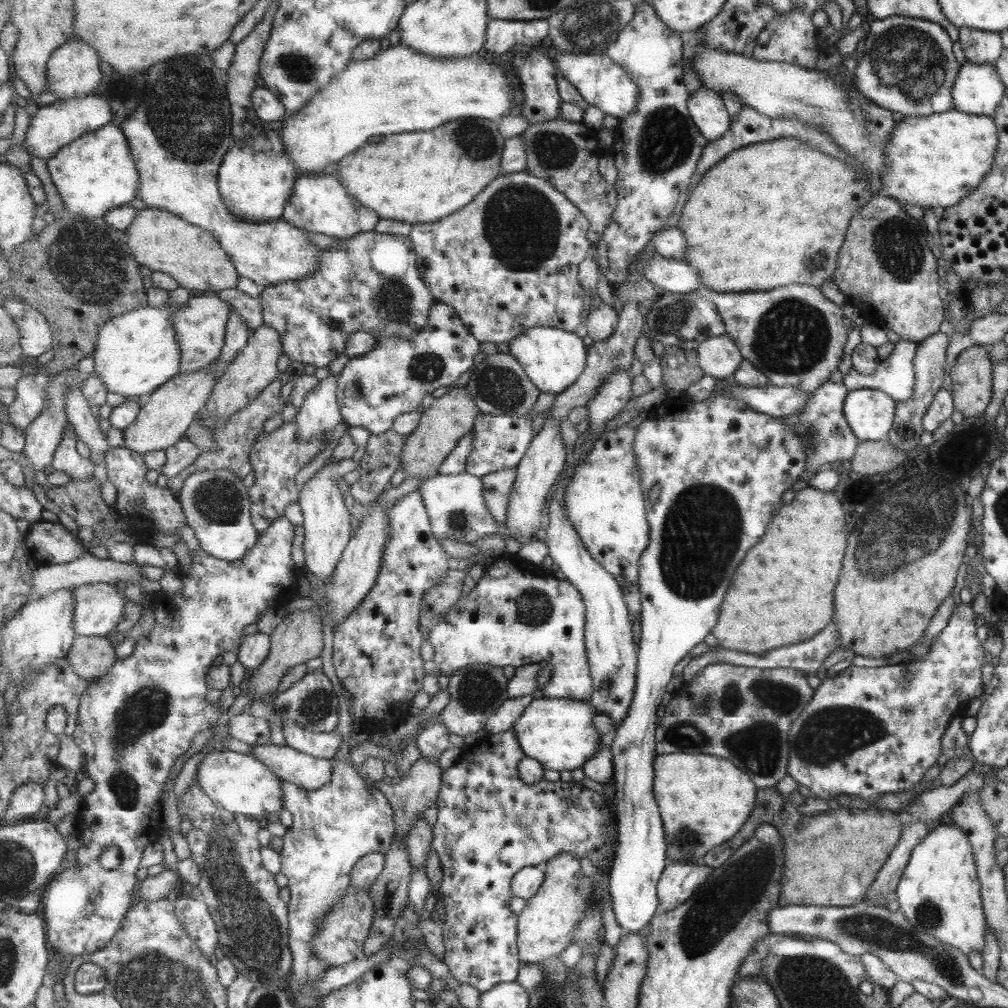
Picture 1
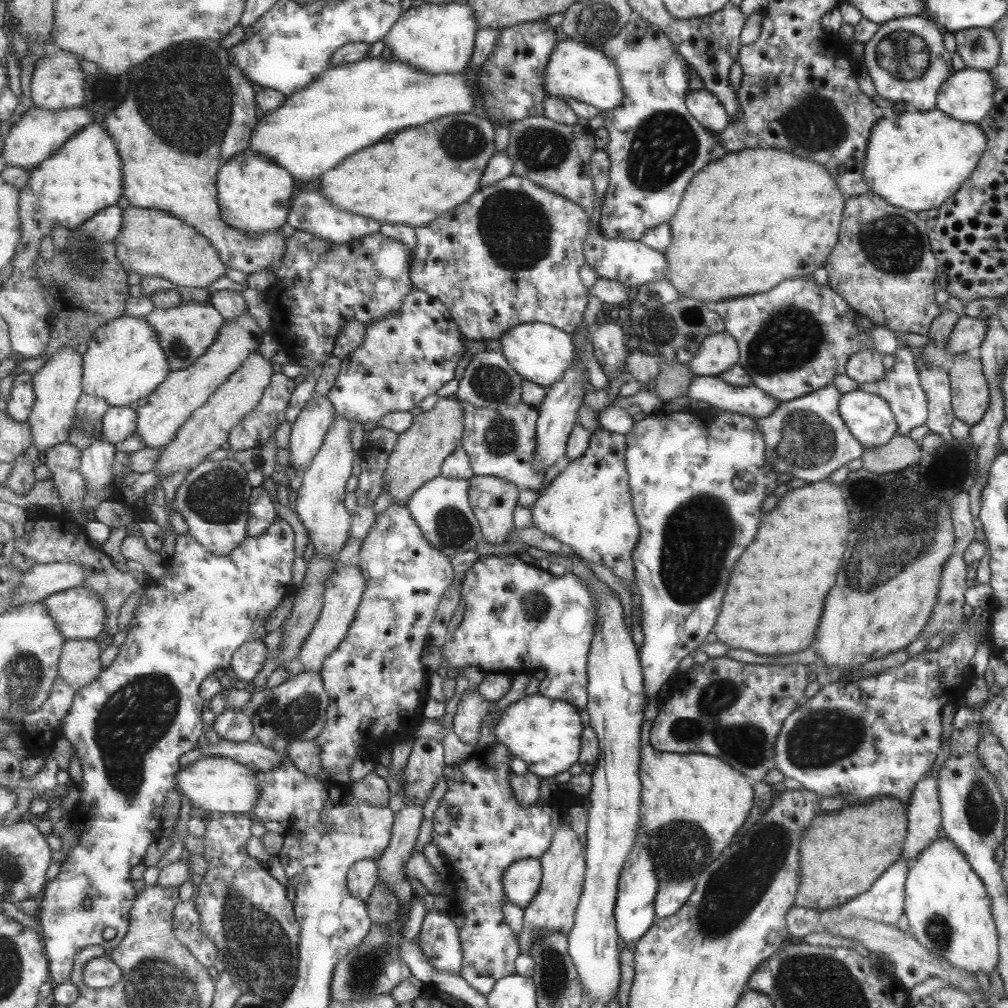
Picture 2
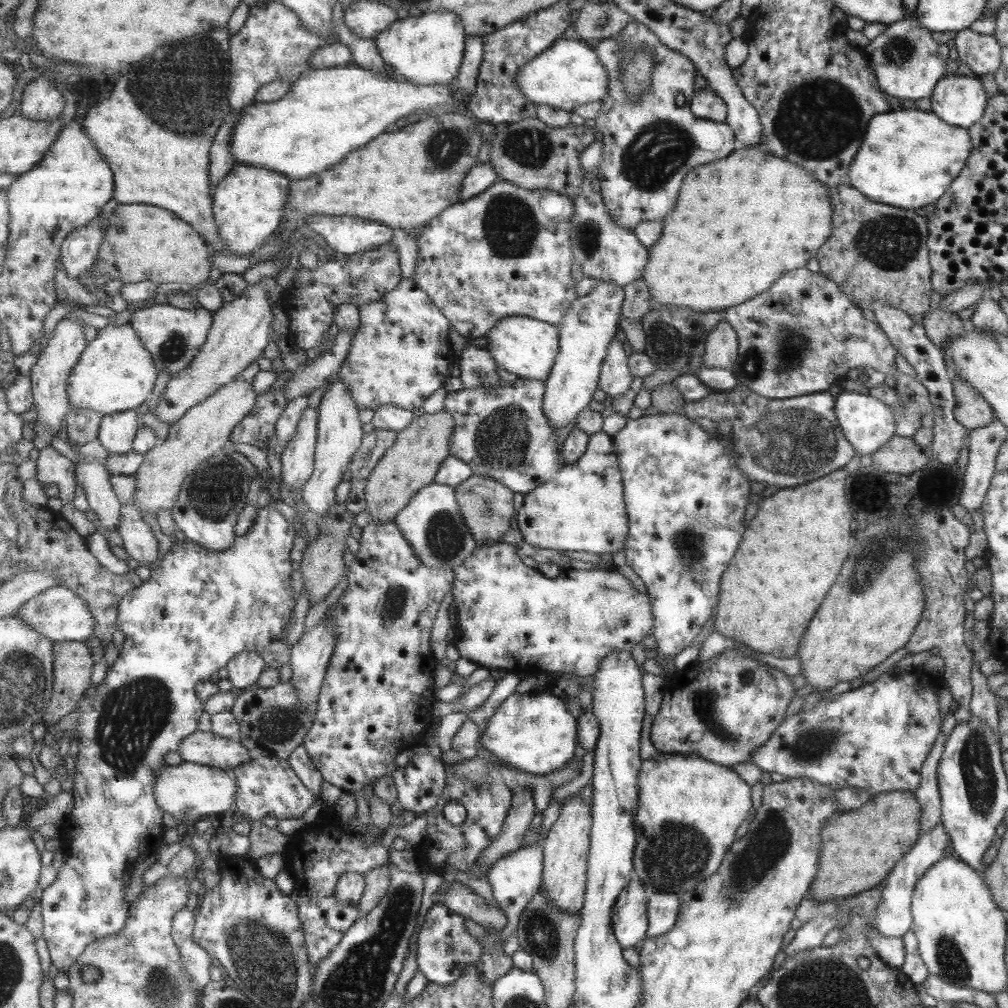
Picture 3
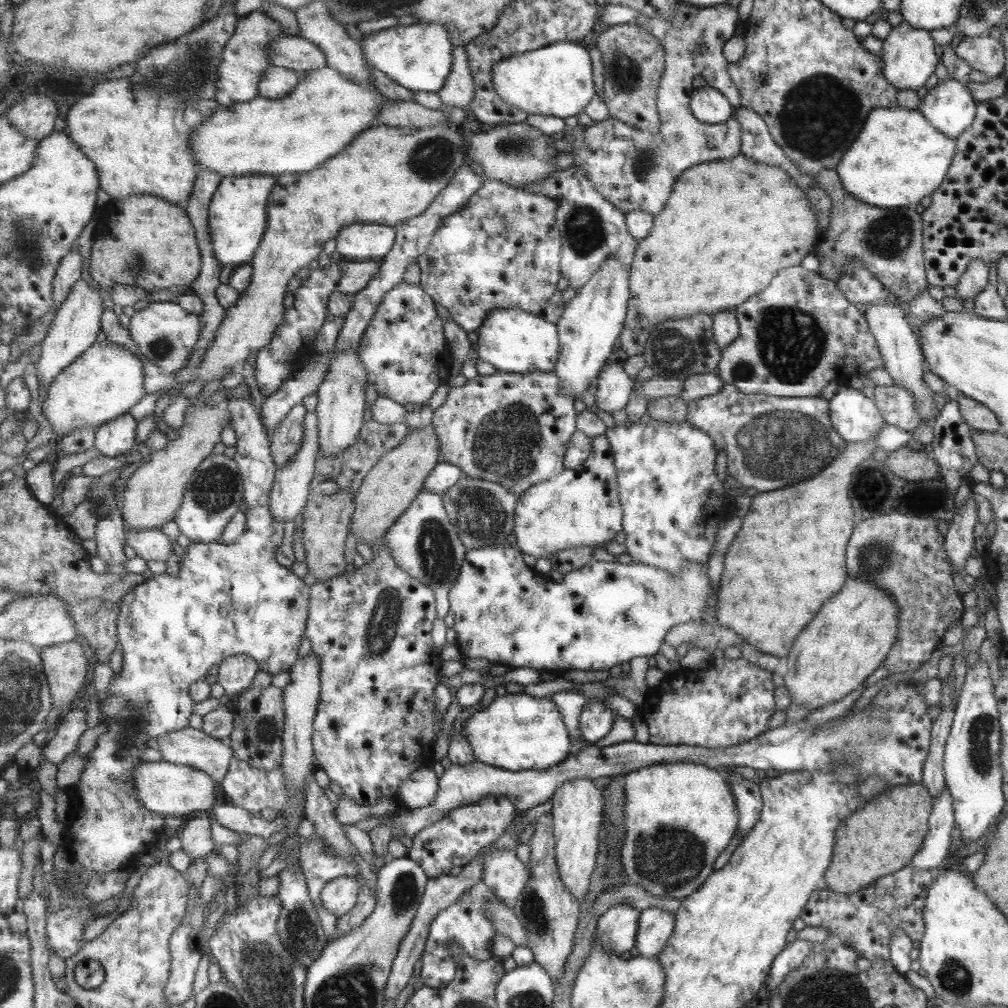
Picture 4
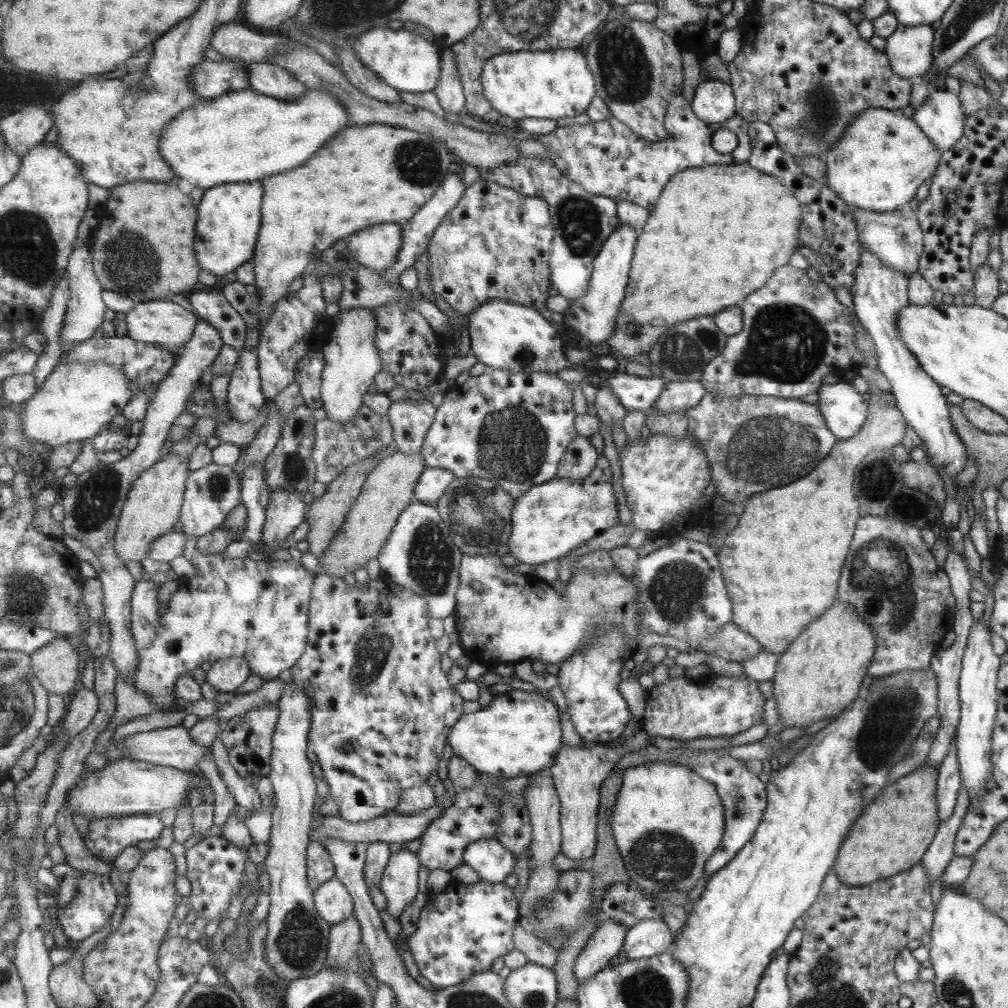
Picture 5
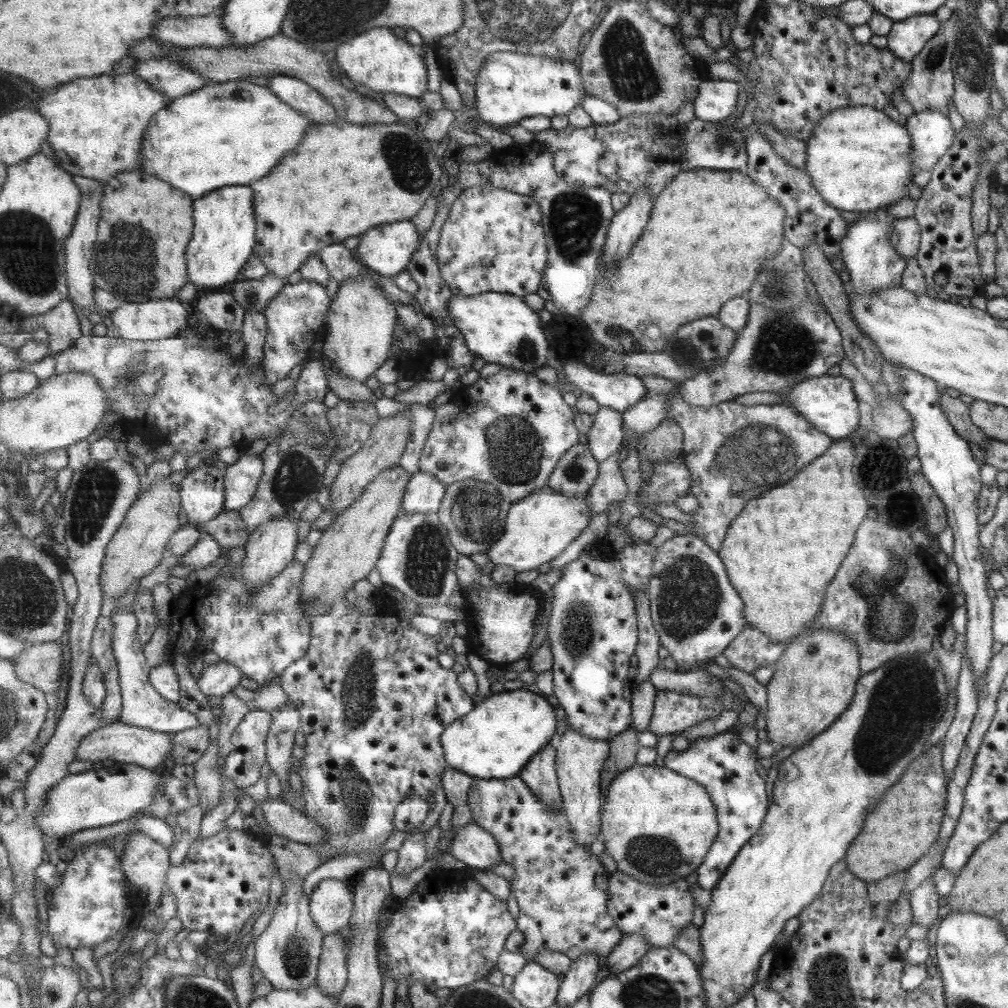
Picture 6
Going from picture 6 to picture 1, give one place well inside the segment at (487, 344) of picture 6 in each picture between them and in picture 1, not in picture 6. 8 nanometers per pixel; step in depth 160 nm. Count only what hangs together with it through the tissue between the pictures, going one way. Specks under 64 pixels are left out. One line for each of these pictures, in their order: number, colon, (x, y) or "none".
1: (553, 358)
2: (541, 353)
3: (527, 347)
4: (513, 340)
5: (504, 335)

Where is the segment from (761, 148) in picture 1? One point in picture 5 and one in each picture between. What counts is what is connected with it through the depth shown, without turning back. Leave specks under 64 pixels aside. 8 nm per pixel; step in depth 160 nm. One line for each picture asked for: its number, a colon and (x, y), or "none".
2: (757, 217)
3: (741, 222)
4: (731, 225)
5: (719, 232)

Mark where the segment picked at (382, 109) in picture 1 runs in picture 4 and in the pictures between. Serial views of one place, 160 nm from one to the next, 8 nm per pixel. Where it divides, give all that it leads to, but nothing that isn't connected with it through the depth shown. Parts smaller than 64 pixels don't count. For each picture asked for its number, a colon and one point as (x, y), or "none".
2: (353, 105)
3: (329, 112)
4: (326, 111)

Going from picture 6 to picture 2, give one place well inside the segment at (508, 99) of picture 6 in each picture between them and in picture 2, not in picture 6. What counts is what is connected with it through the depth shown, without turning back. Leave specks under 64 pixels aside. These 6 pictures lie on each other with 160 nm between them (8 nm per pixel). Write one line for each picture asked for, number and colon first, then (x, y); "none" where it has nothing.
2: (576, 71)
3: (570, 74)
4: (558, 80)
5: (552, 84)

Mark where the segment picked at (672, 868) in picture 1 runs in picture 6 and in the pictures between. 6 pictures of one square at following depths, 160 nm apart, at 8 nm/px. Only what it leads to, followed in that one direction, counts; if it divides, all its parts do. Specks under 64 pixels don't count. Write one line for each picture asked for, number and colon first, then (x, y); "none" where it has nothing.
2: (671, 896)
3: (663, 909)
4: (657, 926)
5: (651, 937)
6: (632, 947)

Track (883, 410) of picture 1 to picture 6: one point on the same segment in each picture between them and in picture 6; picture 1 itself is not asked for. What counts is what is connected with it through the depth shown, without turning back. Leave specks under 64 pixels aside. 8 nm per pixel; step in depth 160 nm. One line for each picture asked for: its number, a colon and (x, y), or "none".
2: (869, 418)
3: (866, 422)
4: (854, 416)
5: (844, 412)
6: (827, 401)

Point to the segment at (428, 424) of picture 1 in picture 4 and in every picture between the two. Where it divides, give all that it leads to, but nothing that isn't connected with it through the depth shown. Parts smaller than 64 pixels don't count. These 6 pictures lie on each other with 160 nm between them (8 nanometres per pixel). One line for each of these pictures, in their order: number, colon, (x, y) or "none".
2: (418, 457)
3: (411, 464)
4: (389, 489)

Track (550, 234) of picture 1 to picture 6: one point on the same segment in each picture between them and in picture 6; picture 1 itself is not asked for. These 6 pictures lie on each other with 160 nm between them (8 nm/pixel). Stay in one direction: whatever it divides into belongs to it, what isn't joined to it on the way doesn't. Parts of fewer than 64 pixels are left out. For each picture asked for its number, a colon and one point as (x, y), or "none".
2: (512, 254)
3: (508, 251)
4: (503, 249)
5: (496, 243)
6: (494, 240)

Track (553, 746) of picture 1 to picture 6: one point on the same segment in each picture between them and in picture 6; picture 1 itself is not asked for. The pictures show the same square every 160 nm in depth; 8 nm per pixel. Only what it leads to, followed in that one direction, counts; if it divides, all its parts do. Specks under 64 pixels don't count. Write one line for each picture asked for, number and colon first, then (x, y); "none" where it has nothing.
2: (546, 733)
3: (535, 732)
4: (518, 732)
5: (519, 733)
6: (504, 731)

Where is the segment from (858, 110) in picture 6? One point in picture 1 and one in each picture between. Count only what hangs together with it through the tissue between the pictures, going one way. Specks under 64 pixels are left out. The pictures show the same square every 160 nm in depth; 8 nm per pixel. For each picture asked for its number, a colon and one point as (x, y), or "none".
1: (935, 161)
2: (915, 160)
3: (908, 158)
4: (898, 157)
5: (881, 159)

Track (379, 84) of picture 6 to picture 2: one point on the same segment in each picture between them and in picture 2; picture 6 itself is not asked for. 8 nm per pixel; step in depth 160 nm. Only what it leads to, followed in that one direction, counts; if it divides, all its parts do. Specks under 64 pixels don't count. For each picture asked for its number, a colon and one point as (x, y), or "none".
2: (441, 39)
3: (429, 51)
4: (420, 57)
5: (408, 62)

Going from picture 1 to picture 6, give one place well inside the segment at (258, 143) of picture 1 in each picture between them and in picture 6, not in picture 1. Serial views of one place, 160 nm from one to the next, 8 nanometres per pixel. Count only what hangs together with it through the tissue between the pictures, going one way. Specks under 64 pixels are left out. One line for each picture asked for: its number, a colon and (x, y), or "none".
2: (255, 194)
3: (248, 205)
4: (238, 220)
5: (228, 229)
6: (224, 239)

